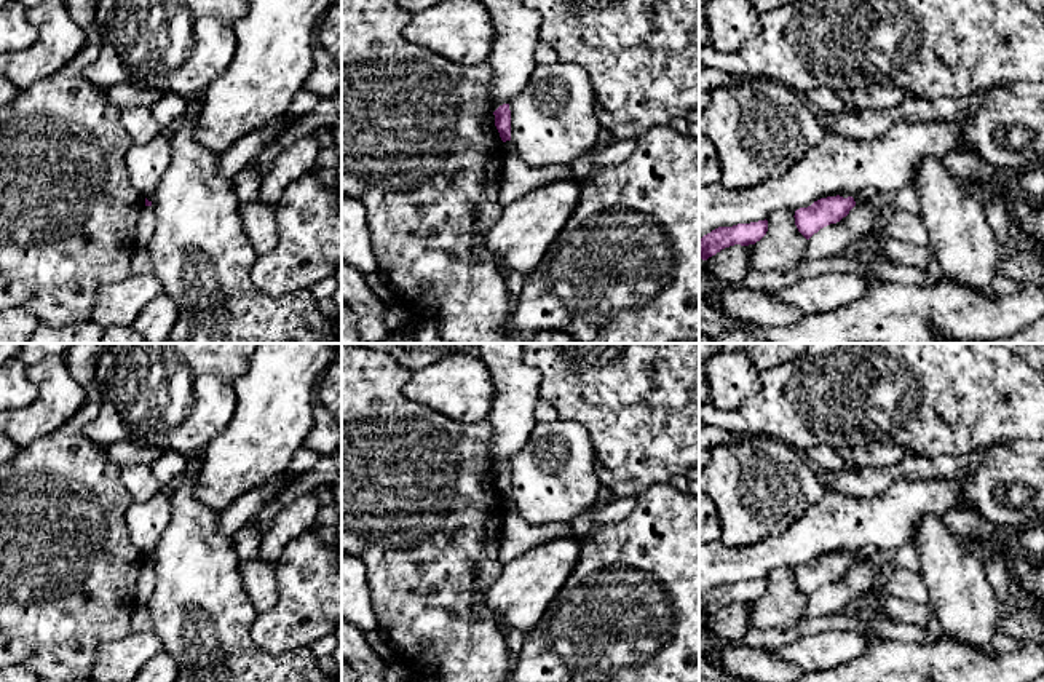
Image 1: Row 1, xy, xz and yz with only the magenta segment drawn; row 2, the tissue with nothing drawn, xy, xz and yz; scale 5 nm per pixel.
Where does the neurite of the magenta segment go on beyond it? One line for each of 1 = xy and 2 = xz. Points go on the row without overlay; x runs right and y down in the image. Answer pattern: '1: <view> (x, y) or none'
1: none
2: none

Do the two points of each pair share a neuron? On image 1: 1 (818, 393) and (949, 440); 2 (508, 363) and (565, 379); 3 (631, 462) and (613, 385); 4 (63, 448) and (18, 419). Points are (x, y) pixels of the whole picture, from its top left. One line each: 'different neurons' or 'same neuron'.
1: same neuron
2: different neurons
3: same neuron
4: different neurons

